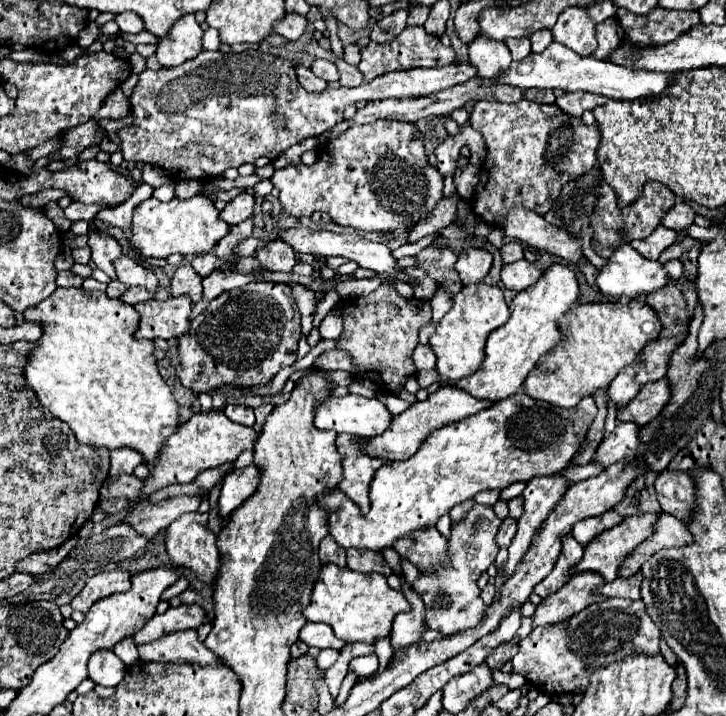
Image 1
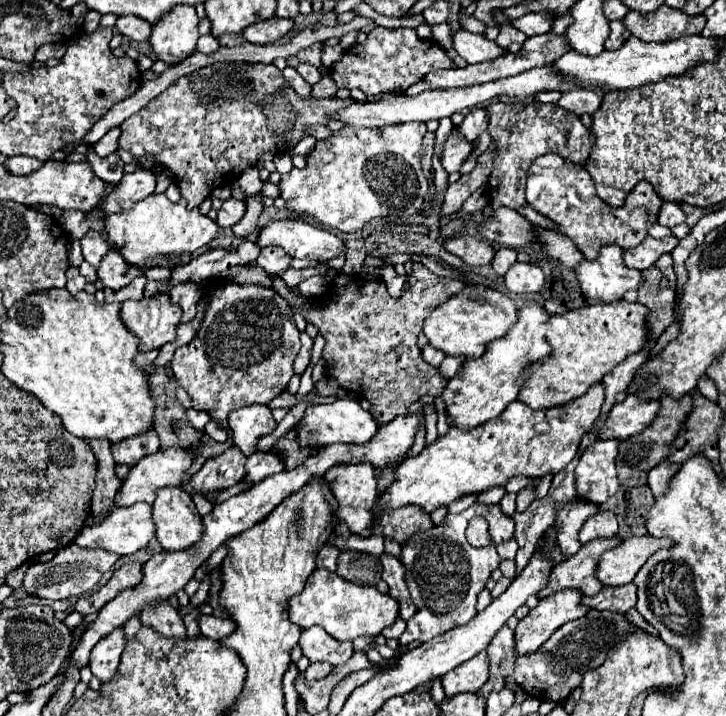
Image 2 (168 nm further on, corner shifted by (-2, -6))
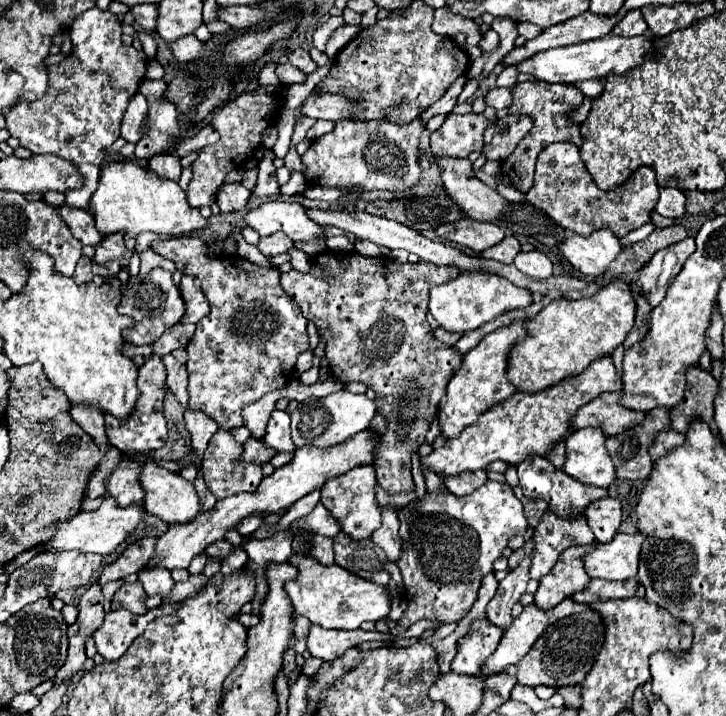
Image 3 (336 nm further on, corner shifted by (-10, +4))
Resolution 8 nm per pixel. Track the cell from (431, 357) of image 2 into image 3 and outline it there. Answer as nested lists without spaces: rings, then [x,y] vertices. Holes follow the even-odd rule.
[[[436,328],[434,330],[434,336],[436,336],[436,340],[440,340],[442,344],[450,344],[450,346],[454,346],[460,338],[462,338],[462,332],[448,332],[448,330],[444,330],[444,328]]]

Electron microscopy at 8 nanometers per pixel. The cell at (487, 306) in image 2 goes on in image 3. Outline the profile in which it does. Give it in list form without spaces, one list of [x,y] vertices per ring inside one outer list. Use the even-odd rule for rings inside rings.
[[[464,270],[458,274],[458,278],[434,286],[430,290],[430,312],[436,318],[436,322],[444,330],[452,332],[468,332],[478,326],[482,326],[488,320],[494,320],[506,310],[514,308],[526,308],[532,304],[532,294],[524,288],[514,286],[506,278],[490,272],[480,272],[480,270]]]

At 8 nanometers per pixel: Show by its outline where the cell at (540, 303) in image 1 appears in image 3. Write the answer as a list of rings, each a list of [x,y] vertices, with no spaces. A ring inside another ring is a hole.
[[[516,320],[510,326],[504,326],[484,336],[476,348],[464,354],[462,366],[450,378],[446,396],[440,400],[440,406],[438,406],[438,424],[440,424],[440,434],[444,438],[460,436],[464,426],[476,422],[482,412],[486,412],[488,408],[492,408],[494,404],[506,400],[516,392],[516,388],[506,378],[506,358],[508,358],[510,346],[522,338],[526,338],[524,320]]]

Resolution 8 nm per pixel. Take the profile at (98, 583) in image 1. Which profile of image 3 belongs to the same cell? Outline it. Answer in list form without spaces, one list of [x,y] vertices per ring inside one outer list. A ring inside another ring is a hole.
[[[140,538],[136,542],[132,542],[116,562],[112,564],[106,564],[102,568],[102,574],[100,574],[100,584],[106,584],[106,582],[112,582],[112,580],[122,580],[126,578],[128,574],[136,574],[140,572],[154,556],[154,544],[156,540],[154,538]]]

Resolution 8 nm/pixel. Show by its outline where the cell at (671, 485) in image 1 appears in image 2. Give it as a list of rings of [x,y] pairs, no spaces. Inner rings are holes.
[[[668,460],[668,462],[662,462],[660,466],[656,466],[656,470],[652,470],[652,474],[648,474],[648,486],[656,498],[660,498],[668,490],[670,480],[678,472],[678,468],[680,466],[672,466],[672,462]]]

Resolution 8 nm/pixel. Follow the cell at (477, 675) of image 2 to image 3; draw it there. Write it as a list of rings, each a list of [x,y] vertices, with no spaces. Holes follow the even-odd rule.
[[[476,618],[468,634],[458,640],[458,654],[452,660],[452,670],[460,674],[480,674],[480,664],[496,650],[502,630],[488,618]]]

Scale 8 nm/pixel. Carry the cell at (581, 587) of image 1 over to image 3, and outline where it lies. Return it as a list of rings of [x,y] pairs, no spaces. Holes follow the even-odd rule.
[[[570,598],[562,600],[558,606],[554,606],[554,608],[550,608],[550,610],[540,610],[540,608],[532,606],[532,604],[526,606],[526,608],[522,610],[522,614],[520,614],[518,618],[514,618],[512,624],[506,628],[506,632],[504,632],[504,636],[502,636],[502,640],[500,640],[496,652],[494,652],[492,656],[488,656],[488,660],[484,660],[484,664],[482,664],[482,668],[480,668],[480,674],[482,674],[482,676],[488,676],[488,674],[494,674],[494,672],[504,672],[506,666],[516,664],[516,662],[532,648],[532,644],[538,640],[538,636],[540,636],[540,632],[544,632],[544,628],[548,628],[550,624],[554,624],[554,622],[560,620],[560,618],[566,618],[566,616],[584,612],[584,608],[588,608],[588,606],[586,606],[586,604],[576,604],[576,602],[572,602]]]

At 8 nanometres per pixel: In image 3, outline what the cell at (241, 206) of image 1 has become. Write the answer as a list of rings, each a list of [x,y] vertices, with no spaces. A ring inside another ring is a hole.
[[[240,182],[222,184],[216,192],[216,204],[220,212],[238,212],[246,206],[248,198],[250,198],[250,192]]]

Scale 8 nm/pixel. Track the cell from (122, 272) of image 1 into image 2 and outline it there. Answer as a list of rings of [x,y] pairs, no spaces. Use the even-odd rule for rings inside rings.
[[[116,250],[104,256],[104,262],[100,264],[98,270],[98,278],[102,280],[102,284],[112,290],[120,290],[128,286],[134,280],[134,276],[144,276],[144,270],[128,264]]]

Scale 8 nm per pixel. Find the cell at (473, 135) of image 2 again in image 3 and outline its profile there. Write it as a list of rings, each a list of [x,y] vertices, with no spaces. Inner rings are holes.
[[[492,88],[486,94],[486,104],[494,106],[496,110],[508,108],[512,104],[512,88]]]

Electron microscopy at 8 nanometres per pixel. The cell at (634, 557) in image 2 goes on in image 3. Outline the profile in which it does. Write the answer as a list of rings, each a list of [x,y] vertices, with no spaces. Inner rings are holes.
[[[616,534],[610,544],[596,544],[596,548],[582,556],[584,570],[590,578],[628,580],[638,572],[640,546],[644,534]]]

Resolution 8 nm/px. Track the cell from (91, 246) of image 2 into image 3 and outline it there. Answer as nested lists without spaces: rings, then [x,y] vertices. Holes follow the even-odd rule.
[[[62,204],[56,208],[56,212],[64,220],[64,224],[70,228],[72,236],[76,240],[80,240],[84,246],[86,244],[96,246],[102,240],[102,234],[92,224],[92,214],[88,210],[80,210],[80,208],[72,208],[68,204]]]

